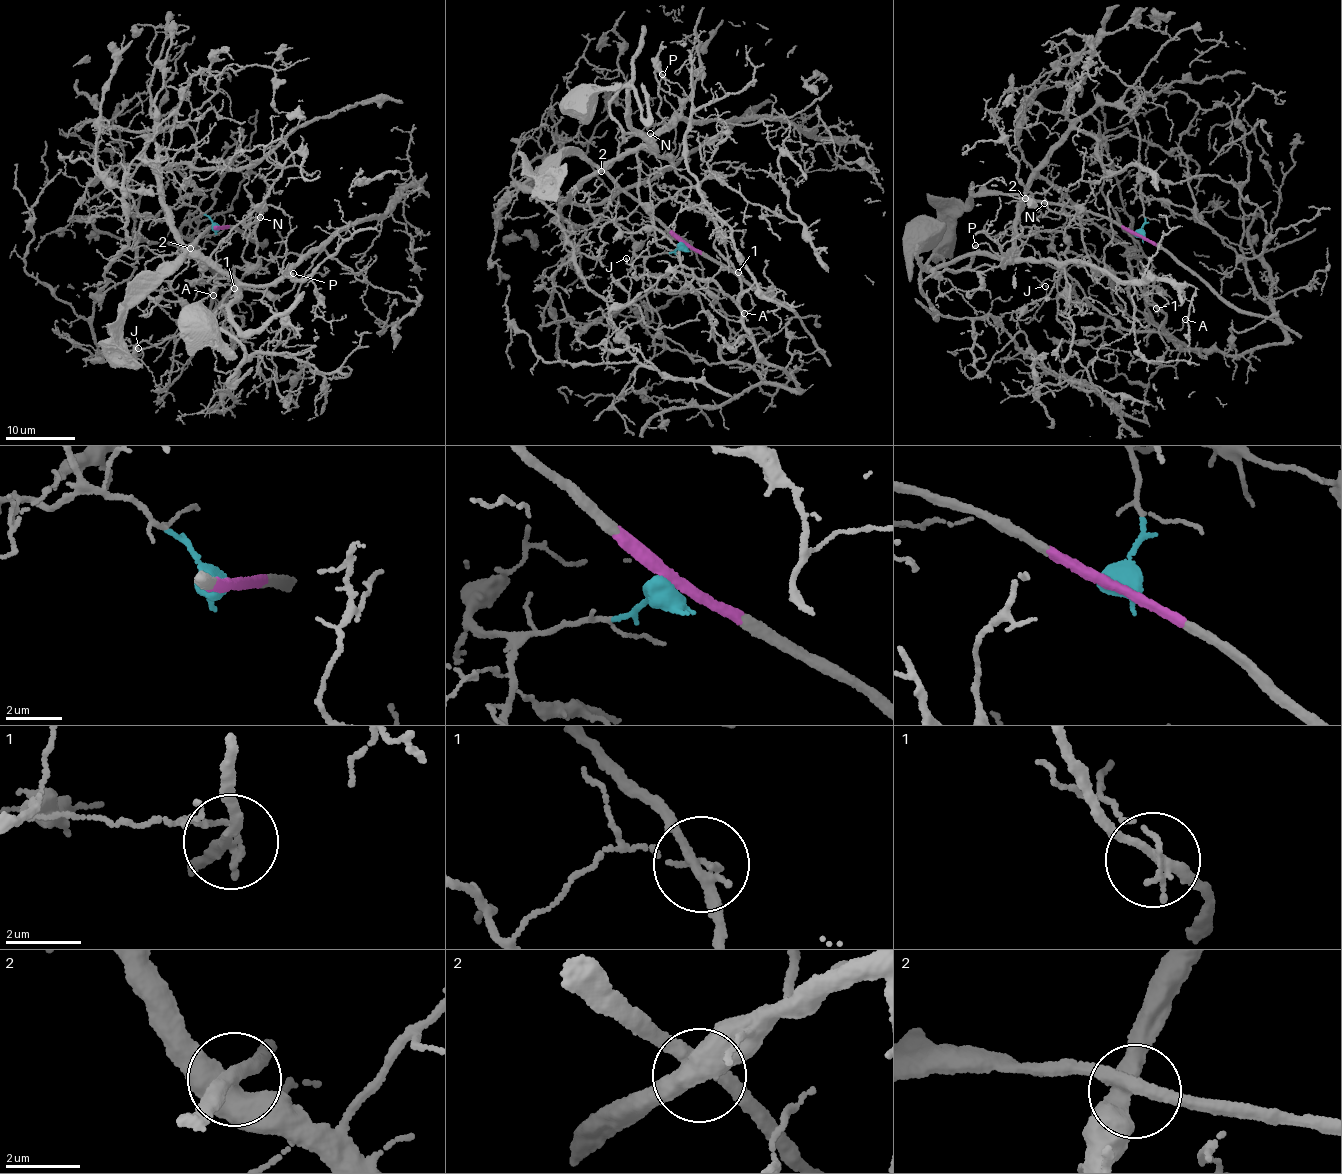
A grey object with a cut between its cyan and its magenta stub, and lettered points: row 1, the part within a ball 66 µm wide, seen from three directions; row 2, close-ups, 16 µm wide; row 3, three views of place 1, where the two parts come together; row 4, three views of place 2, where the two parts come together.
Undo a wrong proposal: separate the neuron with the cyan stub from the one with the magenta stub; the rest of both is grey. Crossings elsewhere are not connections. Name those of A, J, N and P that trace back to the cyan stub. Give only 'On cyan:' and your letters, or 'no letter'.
On cyan: P

